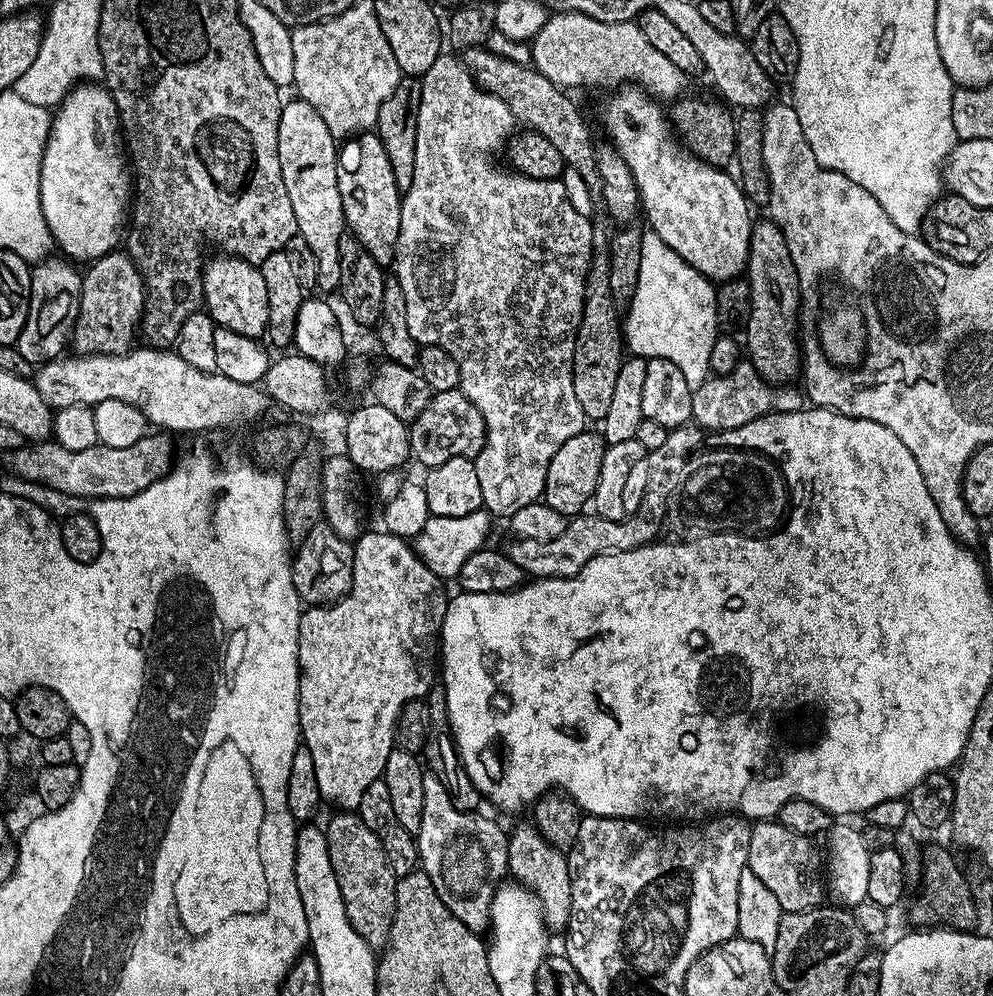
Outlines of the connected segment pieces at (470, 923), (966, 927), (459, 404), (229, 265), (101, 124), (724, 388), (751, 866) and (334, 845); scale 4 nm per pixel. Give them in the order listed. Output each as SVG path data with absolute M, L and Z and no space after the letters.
M425 771L422 778L424 805L422 806L422 826L415 833L416 845L420 851L420 864L426 872L438 896L446 903L446 908L472 932L477 934L487 931L491 923L491 905L496 885L509 871L507 831L503 832L488 816L480 816L479 811L463 812L454 806L452 796L442 786L442 782L433 772Z
M932 844L928 849L923 849L918 877L920 893L908 908L908 920L912 923L909 925L920 930L953 928L959 932L970 932L977 927L976 900L972 897L972 888L950 849L943 848L940 844Z
M455 388L433 395L430 406L426 406L426 410L411 421L408 437L412 447L411 459L429 469L442 466L442 462L450 462L450 458L475 458L488 442L488 431L482 410L478 410L464 392Z
M220 254L217 260L203 265L204 302L212 321L221 328L234 330L234 334L263 337L268 330L270 306L266 298L266 278L262 278L259 267L241 260L239 256Z
M96 82L77 83L55 109L52 129L42 154L40 201L55 245L73 261L91 262L107 252L117 251L119 244L116 243L119 240L121 243L125 235L126 213L130 208L130 164L126 159L120 111L107 87Z
M739 362L728 374L709 375L708 379L702 382L702 386L694 389L692 420L704 428L709 428L709 433L715 434L746 426L746 422L754 422L754 418L762 418L770 412L798 412L805 404L805 393L799 387L775 388L760 377L758 370L750 362Z
M769 818L752 824L750 854L747 871L764 883L766 890L778 898L781 913L804 912L817 907L826 896L826 880L822 875L822 852L816 849L817 841L811 836L794 834L786 830L779 819Z
M338 812L326 824L327 845L330 860L337 872L342 899L346 906L346 916L350 926L366 940L373 950L380 950L388 943L392 929L392 919L396 909L397 877L390 870L382 844L375 837L360 816L354 812Z

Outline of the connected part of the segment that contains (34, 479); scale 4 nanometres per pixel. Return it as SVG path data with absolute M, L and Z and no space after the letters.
M160 430L153 431L153 433L153 436L152 433L146 434L138 442L134 442L134 446L122 446L121 448L106 446L98 442L90 446L90 450L66 450L61 444L55 442L36 442L31 446L19 448L17 452L11 453L7 460L9 466L12 467L13 477L29 480L32 484L45 484L64 494L97 499L104 499L107 496L112 498L133 496L146 486L162 479L174 464L174 456L172 460L173 437Z

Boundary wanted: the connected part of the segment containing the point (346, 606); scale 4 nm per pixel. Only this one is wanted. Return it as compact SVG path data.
M379 530L380 532L365 531L355 541L354 551L356 561L352 567L352 590L334 604L312 606L300 613L298 626L298 666L300 667L300 735L303 747L310 750L314 758L314 771L318 774L318 790L325 801L337 804L340 810L359 809L362 794L366 794L366 786L370 782L381 779L386 766L386 758L390 758L396 744L396 723L400 717L402 706L411 700L427 697L434 681L438 676L438 649L441 647L440 631L446 618L446 610L450 599L449 593L444 593L445 581L422 562L415 547L405 537L396 536L393 532Z

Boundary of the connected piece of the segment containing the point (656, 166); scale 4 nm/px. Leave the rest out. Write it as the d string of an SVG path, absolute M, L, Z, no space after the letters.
M624 86L620 89L621 92L604 108L604 124L612 135L609 136L610 143L622 154L626 166L630 166L630 174L640 191L643 219L648 219L647 227L656 232L664 244L670 245L686 263L694 266L694 270L698 270L709 281L737 279L748 266L754 223L754 216L748 213L750 205L744 197L744 191L733 177L731 180L727 176L729 173L725 169L715 168L682 146L665 109L663 112L659 108L661 105L644 88Z

